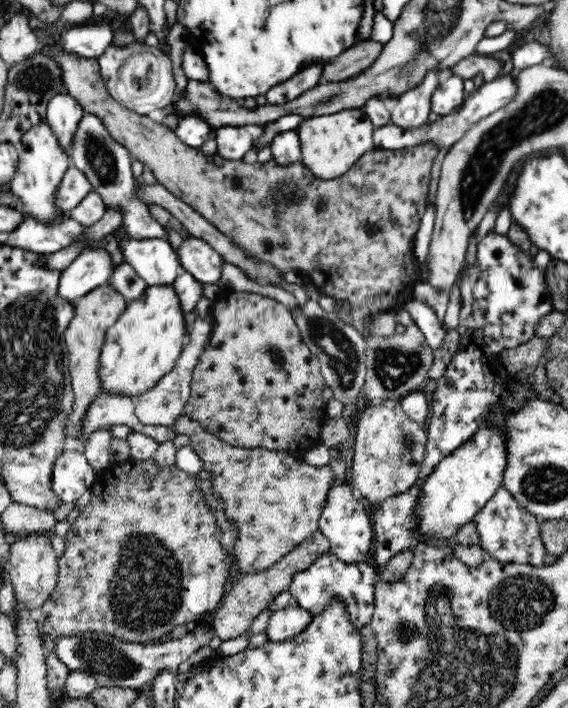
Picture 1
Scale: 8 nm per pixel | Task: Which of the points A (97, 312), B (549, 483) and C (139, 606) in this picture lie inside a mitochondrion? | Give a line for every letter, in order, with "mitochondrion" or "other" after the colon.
A: other
B: mitochondrion
C: mitochondrion

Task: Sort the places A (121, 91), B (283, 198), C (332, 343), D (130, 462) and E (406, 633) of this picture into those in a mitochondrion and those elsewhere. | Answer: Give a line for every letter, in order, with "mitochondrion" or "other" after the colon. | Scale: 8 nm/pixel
A: other
B: mitochondrion
C: mitochondrion
D: other
E: mitochondrion

